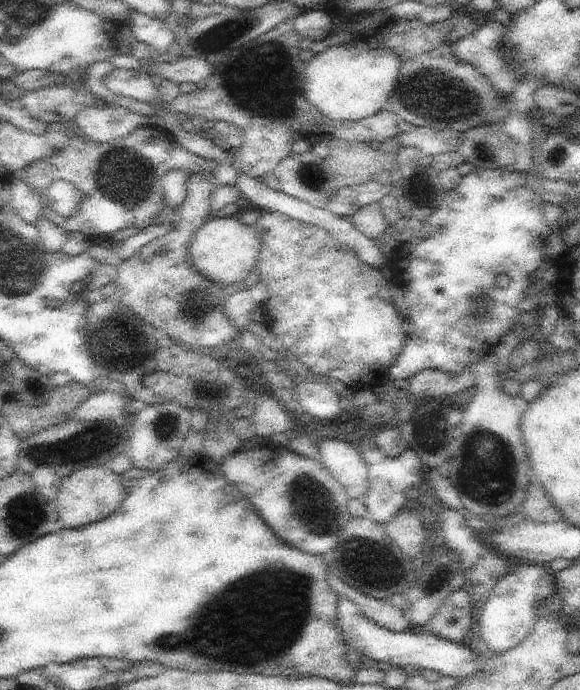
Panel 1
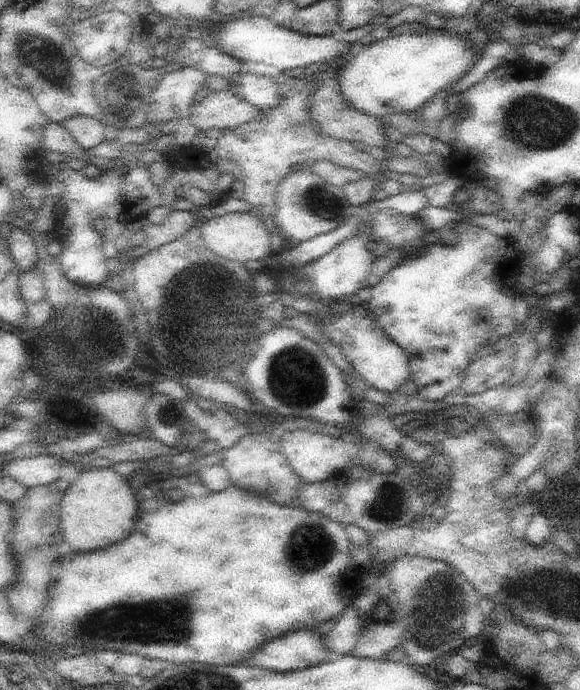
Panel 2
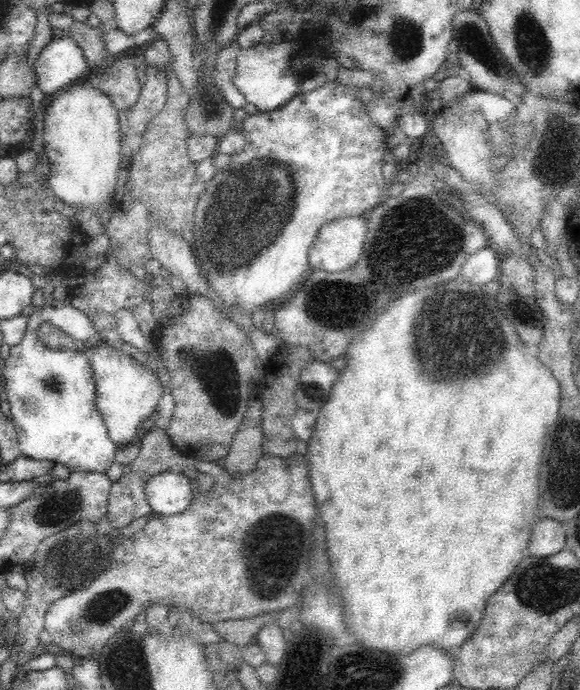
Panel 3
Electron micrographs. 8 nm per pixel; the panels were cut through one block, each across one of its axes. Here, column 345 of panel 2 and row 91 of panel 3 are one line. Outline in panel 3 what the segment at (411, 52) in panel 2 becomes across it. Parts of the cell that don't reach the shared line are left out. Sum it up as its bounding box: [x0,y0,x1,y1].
[44,84,121,212]

